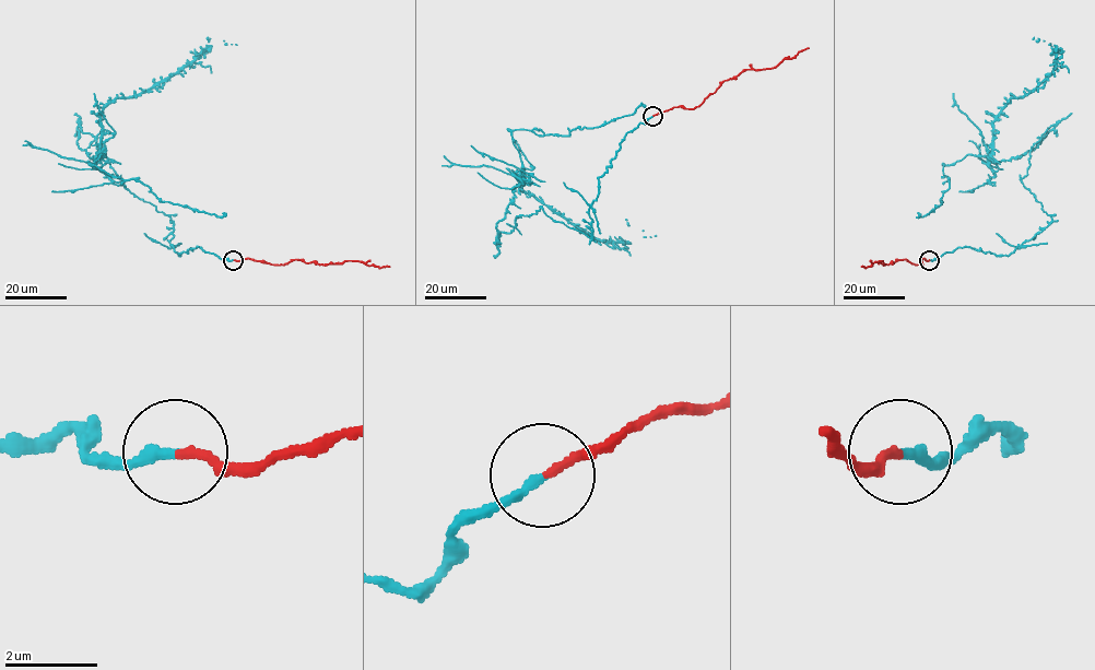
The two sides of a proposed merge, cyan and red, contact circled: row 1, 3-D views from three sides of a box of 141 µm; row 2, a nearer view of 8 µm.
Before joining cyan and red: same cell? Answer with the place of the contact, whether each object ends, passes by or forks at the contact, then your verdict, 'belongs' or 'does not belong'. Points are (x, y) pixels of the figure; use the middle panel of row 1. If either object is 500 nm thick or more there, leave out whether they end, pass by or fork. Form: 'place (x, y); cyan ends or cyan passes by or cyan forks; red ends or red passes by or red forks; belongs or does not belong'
place (652, 116); cyan ends; red ends; does not belong

